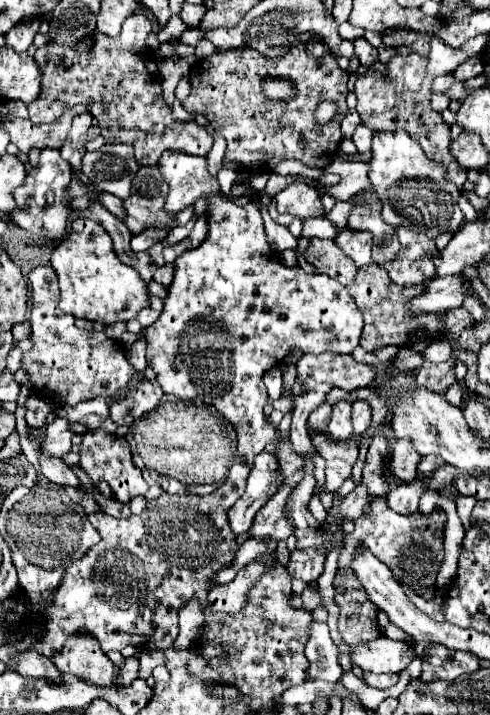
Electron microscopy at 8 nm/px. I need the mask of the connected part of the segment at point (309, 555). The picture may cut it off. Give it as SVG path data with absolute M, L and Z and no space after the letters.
M310 548L310 550L294 550L290 554L288 570L292 578L302 578L306 584L314 582L322 570L324 570L326 552L322 548Z

